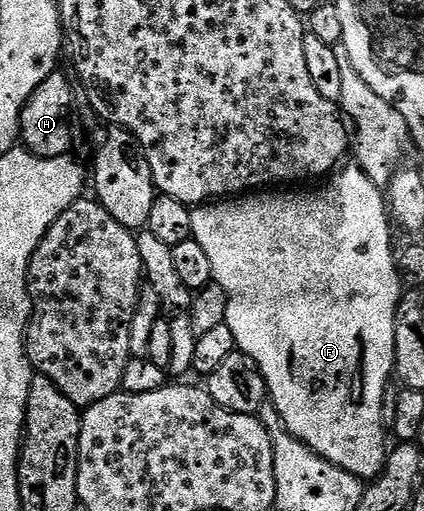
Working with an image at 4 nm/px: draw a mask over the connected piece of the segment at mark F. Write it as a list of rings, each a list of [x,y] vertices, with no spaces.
[[[344,166],[339,169],[327,181],[329,182],[325,188],[316,188],[313,192],[292,192],[296,190],[260,190],[255,194],[244,194],[239,198],[221,198],[215,202],[209,202],[192,208],[192,239],[197,240],[202,246],[202,250],[206,250],[206,254],[212,263],[212,278],[215,283],[222,286],[222,290],[226,290],[228,295],[228,319],[227,324],[230,330],[234,330],[234,338],[236,339],[236,347],[239,351],[245,352],[250,358],[254,358],[254,362],[262,370],[264,380],[268,384],[268,395],[270,401],[277,408],[277,413],[281,416],[285,429],[296,436],[304,444],[312,448],[322,457],[322,459],[329,460],[336,464],[344,471],[359,477],[364,482],[375,481],[379,476],[380,471],[384,468],[384,461],[386,459],[386,447],[384,448],[384,433],[386,436],[386,427],[382,416],[383,396],[390,390],[390,384],[394,376],[394,369],[396,366],[396,347],[394,346],[394,334],[396,333],[396,311],[402,299],[402,285],[399,278],[399,270],[397,268],[397,253],[392,253],[392,232],[388,229],[388,220],[390,224],[390,209],[386,203],[385,193],[382,191],[381,185],[375,184],[373,180],[365,174],[363,168],[359,166]]]

